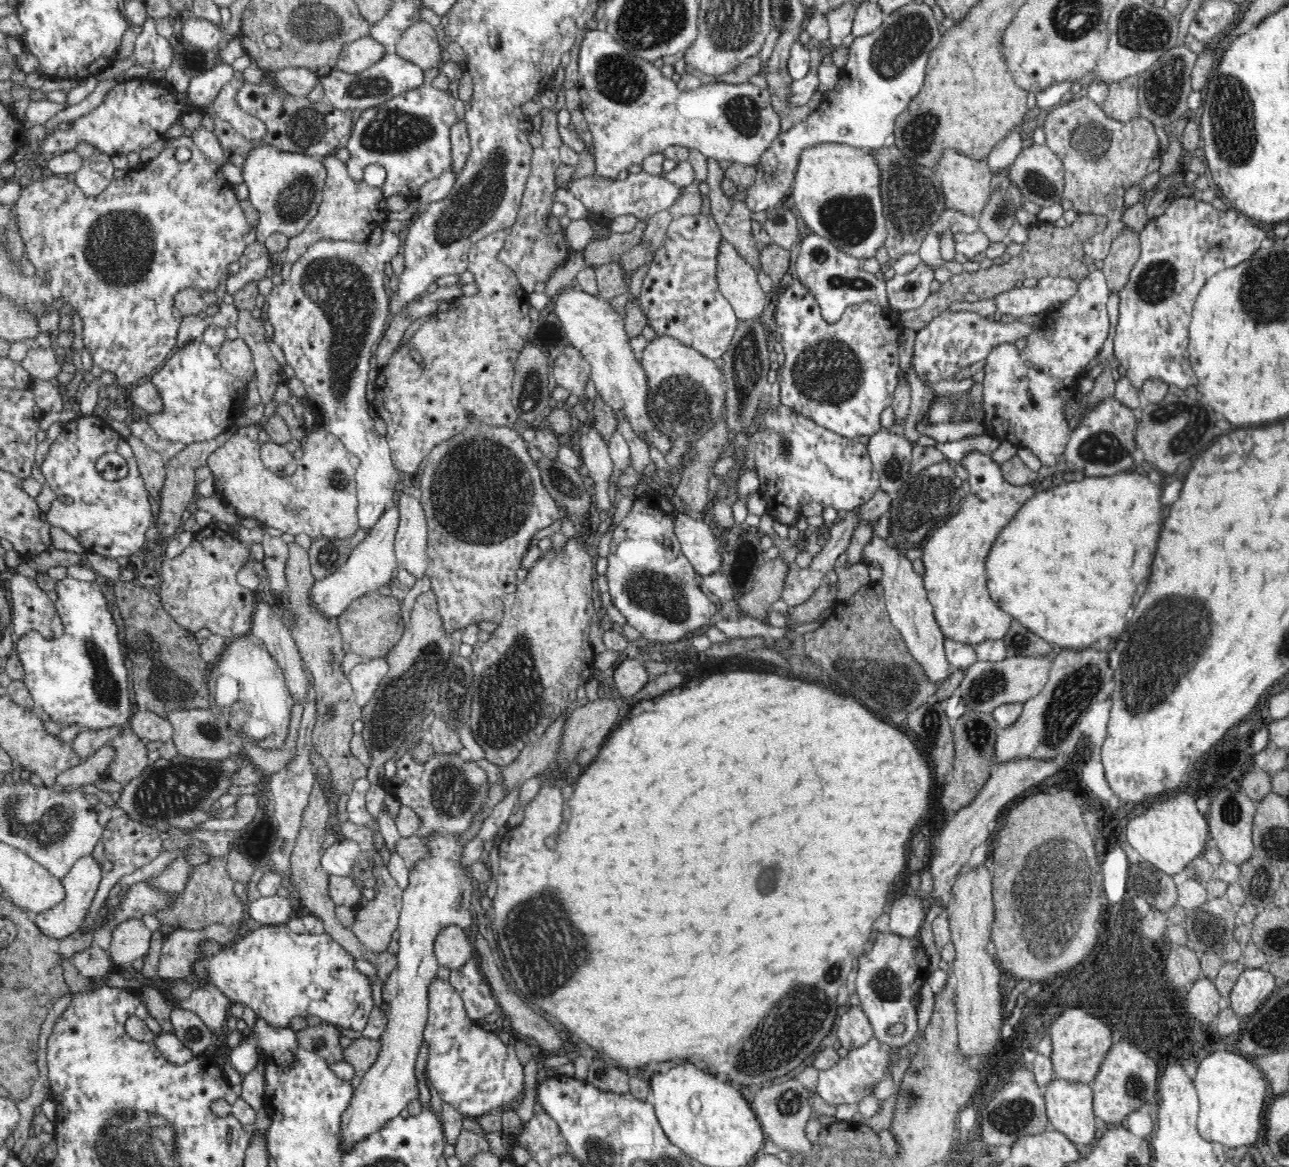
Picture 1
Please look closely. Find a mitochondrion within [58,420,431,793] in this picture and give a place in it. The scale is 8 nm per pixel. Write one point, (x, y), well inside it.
(105, 686)

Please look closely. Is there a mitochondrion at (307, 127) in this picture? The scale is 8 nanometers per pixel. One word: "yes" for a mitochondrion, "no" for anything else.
yes

